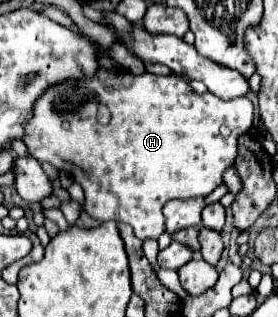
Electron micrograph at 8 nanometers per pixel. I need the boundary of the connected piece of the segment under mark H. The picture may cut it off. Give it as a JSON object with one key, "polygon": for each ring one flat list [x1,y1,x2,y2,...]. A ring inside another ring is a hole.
{"polygon":[[99,68,99,72,95,74,95,78,91,80,79,80,79,82,65,82,65,84,59,84,51,90,47,90,35,104,33,108,33,118,29,120,27,124,27,134,23,138,23,142,27,144,29,148,29,154,39,160,39,162,49,162,53,164,55,168,61,168,61,170,67,170,75,176,75,180,83,186,85,190,85,210,89,216,93,216,95,220,101,220,101,222,107,222,107,220,113,220,113,222,125,222,125,224,131,224,133,230,135,230,135,236,139,236,141,240,147,240,147,238,159,238,159,234,165,232,165,220,163,220,163,204,171,198,193,198,193,196,207,196,211,194,219,184,223,184,223,172,233,166,235,162,235,156,237,156,237,140,239,136,247,134,249,128,253,124,253,104,243,96,243,98,235,98,235,100,219,100,215,94,211,92,205,92,205,94,197,94,191,84,175,74,171,76,157,76,157,74,141,74,141,76,133,76,131,72,123,74,123,72,107,72,105,68],[99,104,105,104,109,106,109,114,111,114,111,120,109,124,99,124,97,120,97,108]]}

